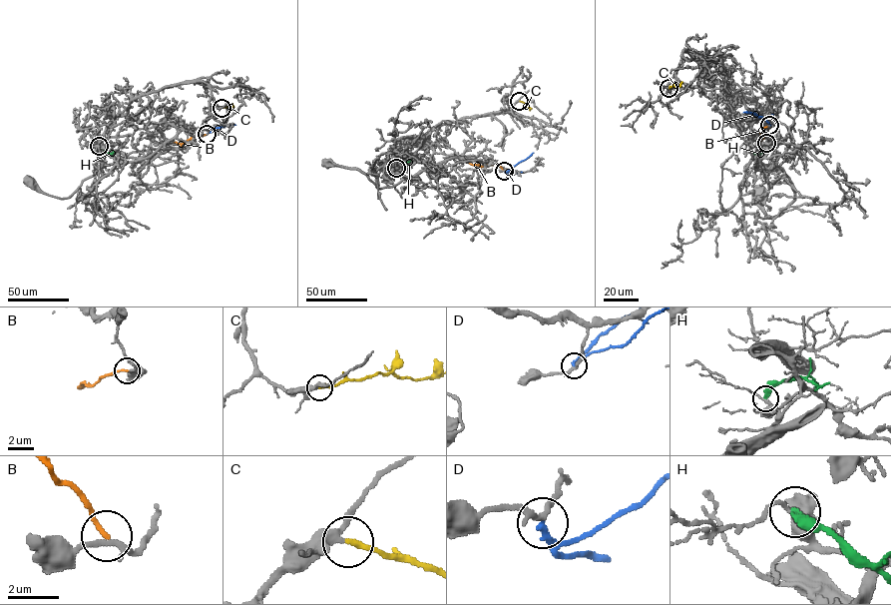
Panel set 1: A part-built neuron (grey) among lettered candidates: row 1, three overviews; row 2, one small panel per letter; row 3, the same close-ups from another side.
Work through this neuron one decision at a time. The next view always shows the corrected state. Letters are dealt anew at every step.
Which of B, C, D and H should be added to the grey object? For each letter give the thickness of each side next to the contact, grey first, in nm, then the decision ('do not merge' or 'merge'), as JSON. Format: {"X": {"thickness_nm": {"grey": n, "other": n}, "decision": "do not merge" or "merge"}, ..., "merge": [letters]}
{"B": {"thickness_nm": {"grey": 200, "other": 170}, "decision": "do not merge"}, "C": {"thickness_nm": {"grey": 300, "other": 240}, "decision": "merge"}, "D": {"thickness_nm": {"grey": 220, "other": 220}, "decision": "do not merge"}, "H": {"thickness_nm": {"grey": 280, "other": 280}, "decision": "do not merge"}, "merge": ["C"]}

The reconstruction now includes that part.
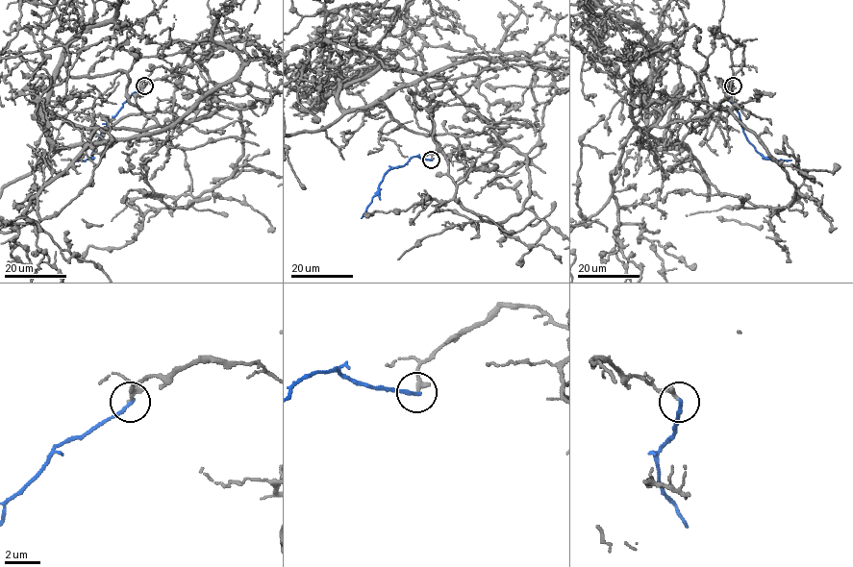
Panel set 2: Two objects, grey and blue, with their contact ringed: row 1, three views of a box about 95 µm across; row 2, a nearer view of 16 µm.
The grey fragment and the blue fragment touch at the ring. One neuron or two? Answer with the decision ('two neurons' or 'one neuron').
two neurons

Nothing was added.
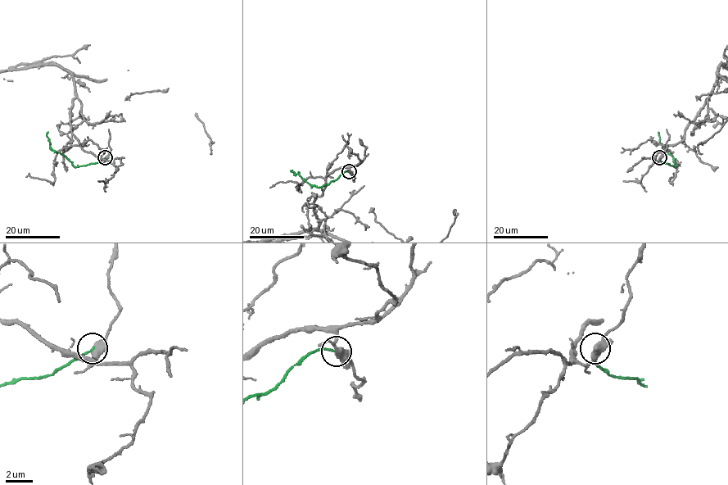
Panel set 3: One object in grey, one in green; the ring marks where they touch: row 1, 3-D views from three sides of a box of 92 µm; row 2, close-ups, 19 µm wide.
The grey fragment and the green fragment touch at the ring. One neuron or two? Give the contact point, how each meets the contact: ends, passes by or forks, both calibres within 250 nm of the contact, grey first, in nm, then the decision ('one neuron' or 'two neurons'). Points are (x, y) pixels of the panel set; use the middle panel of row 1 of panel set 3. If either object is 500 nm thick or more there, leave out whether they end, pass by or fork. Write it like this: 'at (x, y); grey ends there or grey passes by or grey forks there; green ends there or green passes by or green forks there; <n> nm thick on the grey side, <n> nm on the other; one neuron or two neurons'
at (349, 171); 550 nm thick on the grey side, 170 nm on the other; two neurons

